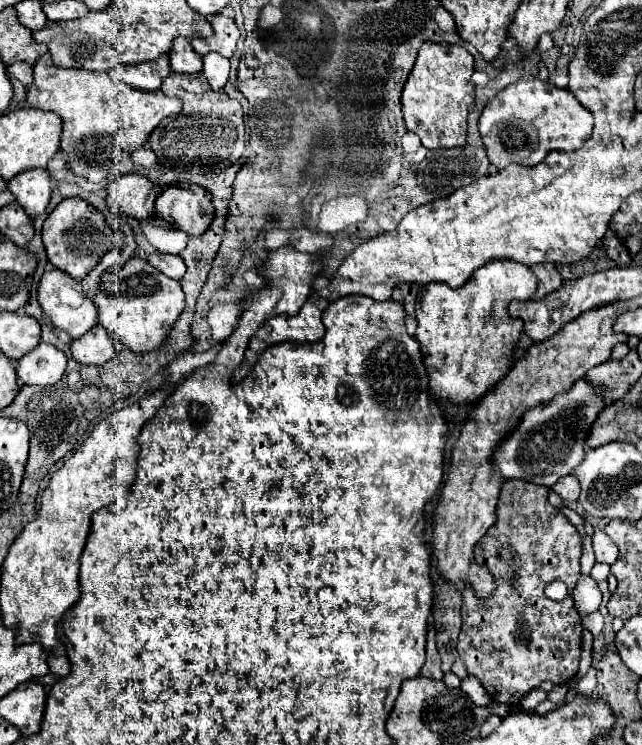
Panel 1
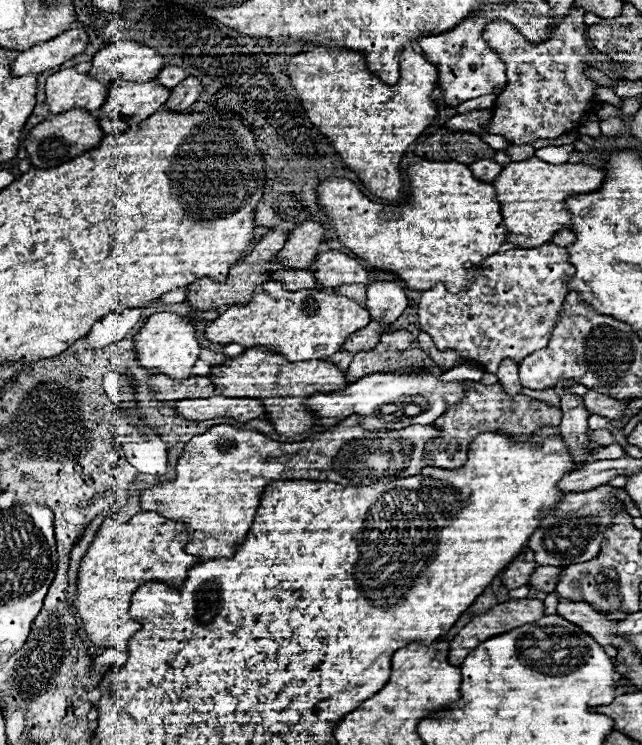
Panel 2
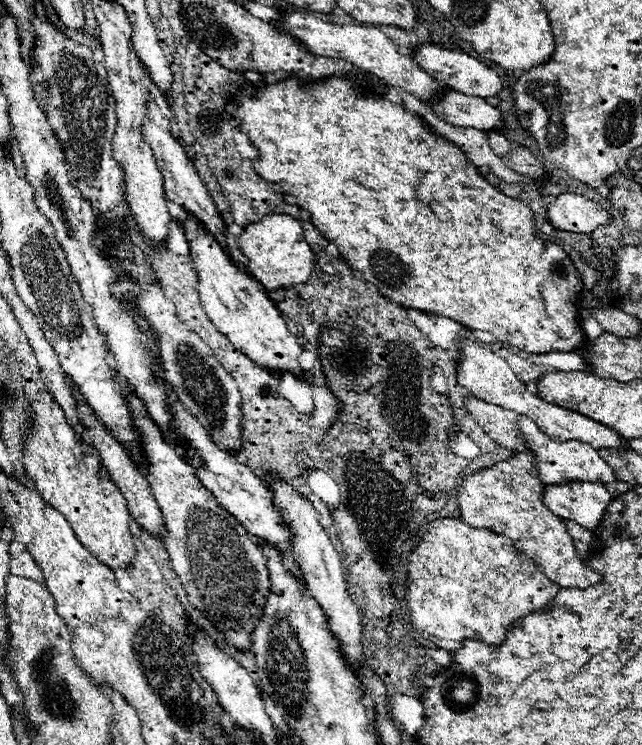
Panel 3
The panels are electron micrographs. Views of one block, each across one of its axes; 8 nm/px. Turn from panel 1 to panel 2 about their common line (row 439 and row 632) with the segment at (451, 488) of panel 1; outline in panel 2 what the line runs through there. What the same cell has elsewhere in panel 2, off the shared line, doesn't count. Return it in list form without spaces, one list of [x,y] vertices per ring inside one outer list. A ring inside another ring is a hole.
[[[524,598],[524,600],[510,600],[510,602],[504,602],[504,604],[496,604],[496,606],[490,608],[486,614],[472,618],[472,622],[468,622],[468,624],[458,632],[458,636],[450,642],[448,660],[450,660],[452,666],[460,666],[460,664],[464,662],[464,658],[470,656],[472,650],[478,648],[484,640],[488,640],[488,638],[492,638],[492,636],[498,636],[498,634],[504,634],[504,632],[510,632],[512,628],[524,626],[524,624],[532,624],[534,620],[540,620],[542,616],[544,616],[544,602],[542,602],[542,600]]]

